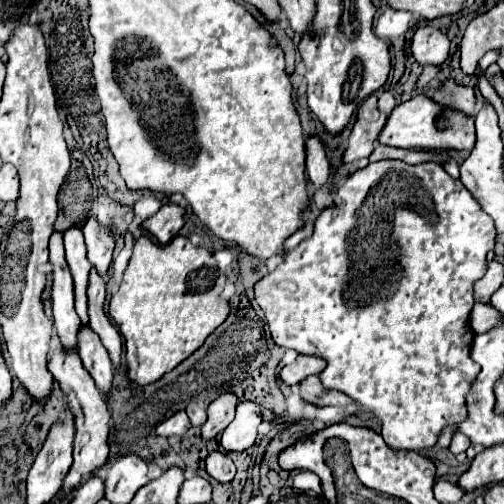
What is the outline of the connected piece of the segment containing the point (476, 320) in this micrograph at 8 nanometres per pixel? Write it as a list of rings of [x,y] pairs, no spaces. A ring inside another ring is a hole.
[[[475,303],[473,311],[471,311],[471,329],[475,333],[485,333],[485,331],[489,331],[499,321],[501,321],[501,315],[497,313],[495,307]]]

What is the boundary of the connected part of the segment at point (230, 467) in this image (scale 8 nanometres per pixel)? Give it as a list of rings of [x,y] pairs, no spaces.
[[[213,451],[207,457],[207,473],[217,481],[227,483],[227,481],[233,481],[233,477],[235,477],[235,465],[229,459],[229,455]]]

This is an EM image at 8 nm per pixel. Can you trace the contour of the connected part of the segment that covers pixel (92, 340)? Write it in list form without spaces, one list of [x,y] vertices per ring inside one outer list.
[[[81,327],[79,331],[79,357],[83,361],[83,367],[93,377],[95,387],[107,399],[113,387],[111,359],[107,357],[107,349],[103,347],[99,335],[87,327]]]

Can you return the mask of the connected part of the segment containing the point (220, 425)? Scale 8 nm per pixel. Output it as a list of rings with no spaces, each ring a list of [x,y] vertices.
[[[233,393],[221,395],[217,401],[213,401],[207,409],[207,423],[201,427],[201,437],[205,441],[217,437],[219,433],[225,431],[225,427],[233,421],[235,417],[235,407],[237,407],[237,397]]]

